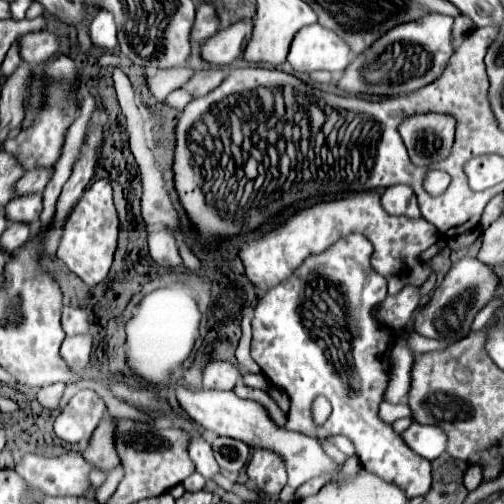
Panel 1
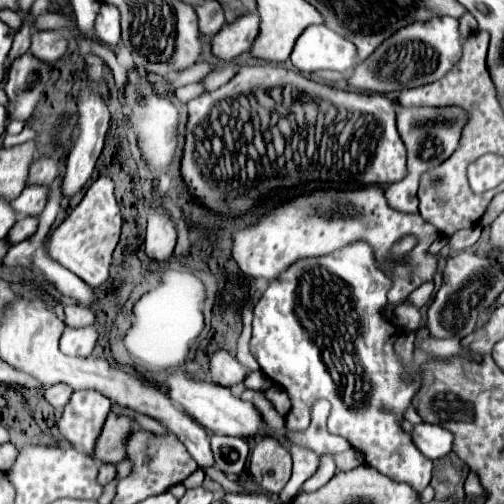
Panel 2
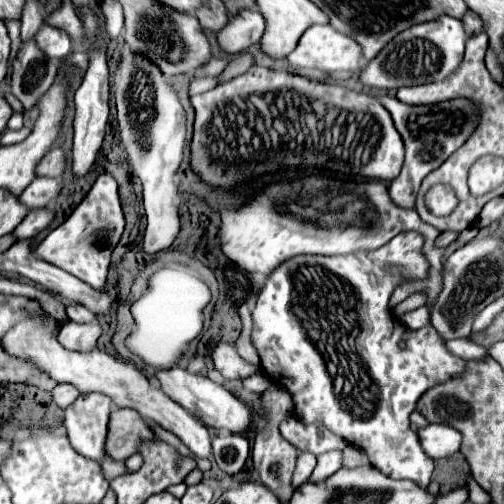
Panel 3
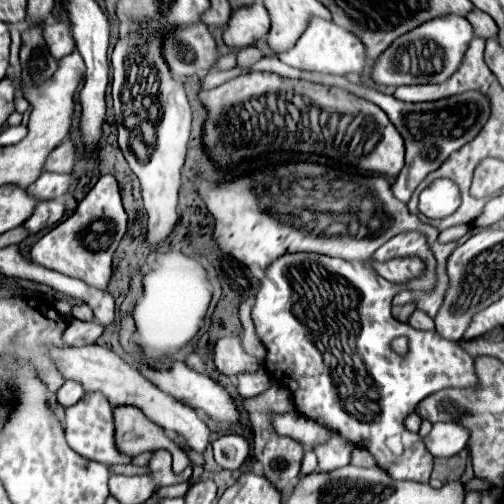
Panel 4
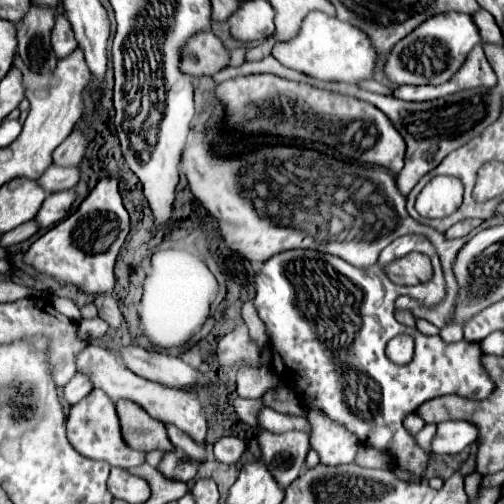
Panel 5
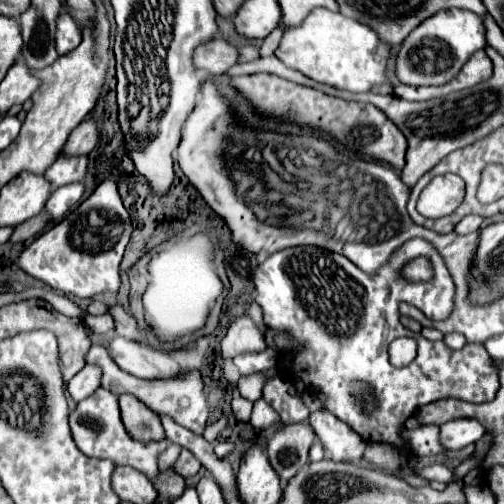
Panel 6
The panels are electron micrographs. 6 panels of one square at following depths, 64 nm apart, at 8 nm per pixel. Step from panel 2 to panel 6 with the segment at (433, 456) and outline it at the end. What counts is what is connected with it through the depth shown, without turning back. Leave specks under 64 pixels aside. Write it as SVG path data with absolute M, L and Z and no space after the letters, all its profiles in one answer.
M460 418L440 426L440 444L446 450L462 450L484 436L484 426L478 420Z

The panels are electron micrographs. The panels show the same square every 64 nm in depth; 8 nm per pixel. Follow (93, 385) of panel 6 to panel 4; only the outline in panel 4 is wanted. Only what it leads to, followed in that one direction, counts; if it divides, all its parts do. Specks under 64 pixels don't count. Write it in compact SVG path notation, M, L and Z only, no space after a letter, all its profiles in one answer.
M72 380L64 382L64 384L60 386L60 390L56 392L56 400L58 400L58 404L62 404L64 408L66 408L66 406L72 406L72 404L76 404L76 402L78 402L82 396L84 396L82 384L78 384L78 382L72 382Z

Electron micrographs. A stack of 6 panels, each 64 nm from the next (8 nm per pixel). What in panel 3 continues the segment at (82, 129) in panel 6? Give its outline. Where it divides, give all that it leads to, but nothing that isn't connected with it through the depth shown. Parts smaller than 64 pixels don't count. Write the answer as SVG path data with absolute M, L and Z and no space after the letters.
M52 148L44 160L36 166L36 176L46 176L46 178L60 178L64 172L64 152L60 148Z

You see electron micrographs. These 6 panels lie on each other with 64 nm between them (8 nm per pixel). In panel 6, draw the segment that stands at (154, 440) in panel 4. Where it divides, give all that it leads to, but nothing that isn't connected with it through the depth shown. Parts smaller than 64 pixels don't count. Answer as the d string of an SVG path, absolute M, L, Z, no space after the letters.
M120 396L120 416L124 420L124 426L128 428L128 434L136 440L152 442L152 440L164 440L164 428L160 424L160 418L134 396Z

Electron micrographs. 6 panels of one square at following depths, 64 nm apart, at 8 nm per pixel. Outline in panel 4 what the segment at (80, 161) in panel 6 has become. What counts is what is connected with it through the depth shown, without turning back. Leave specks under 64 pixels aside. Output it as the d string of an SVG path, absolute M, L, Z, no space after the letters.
M42 172L36 182L32 182L26 190L28 196L32 196L38 202L44 200L58 200L70 186L70 174L54 174L54 172Z

